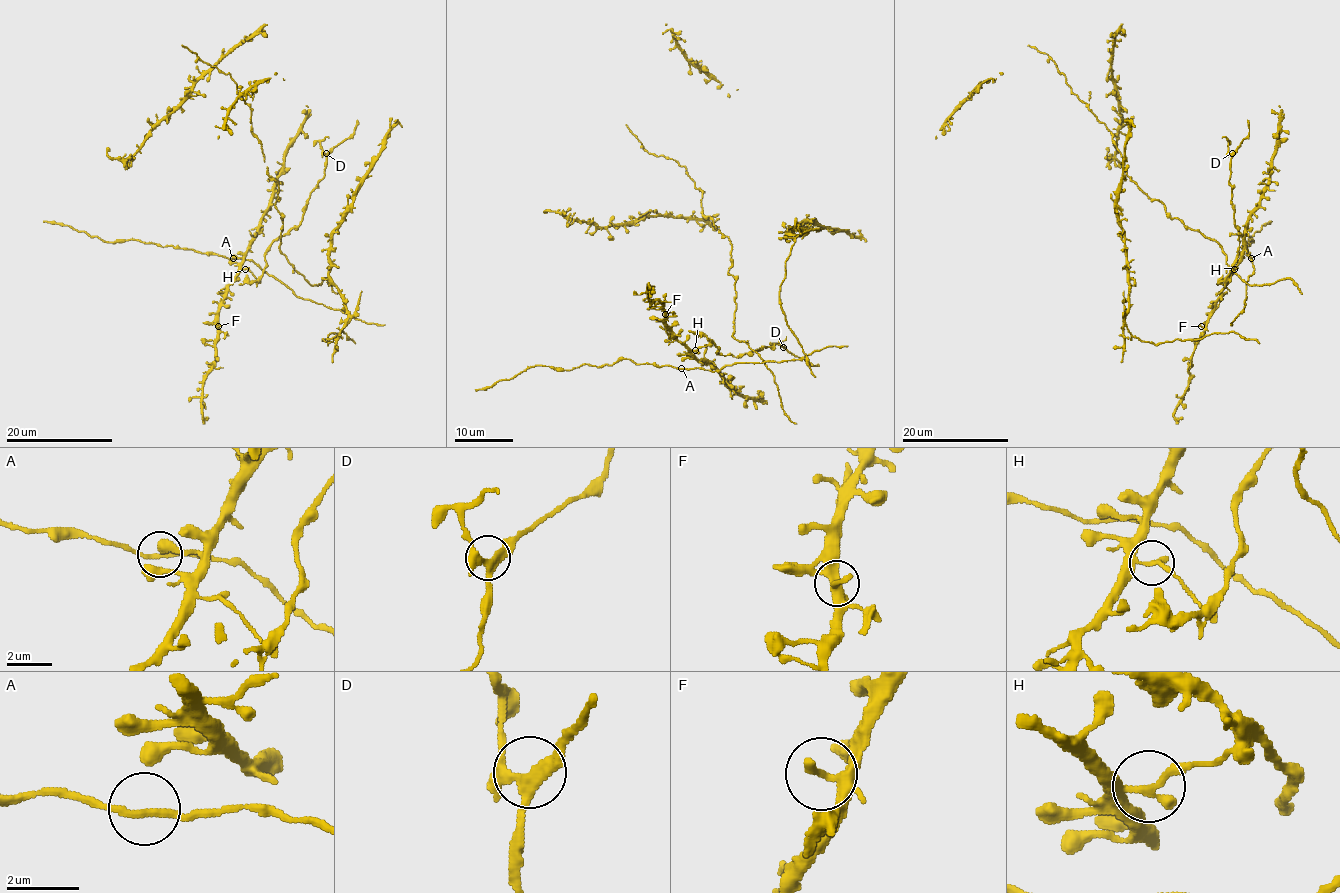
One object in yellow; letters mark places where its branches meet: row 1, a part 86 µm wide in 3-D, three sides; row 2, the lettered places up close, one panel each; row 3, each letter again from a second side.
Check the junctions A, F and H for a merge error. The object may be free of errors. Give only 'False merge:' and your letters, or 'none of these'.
False merge: H

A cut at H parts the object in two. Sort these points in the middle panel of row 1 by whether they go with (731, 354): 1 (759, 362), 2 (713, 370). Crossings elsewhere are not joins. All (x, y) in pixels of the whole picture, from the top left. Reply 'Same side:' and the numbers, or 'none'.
Same side: none

